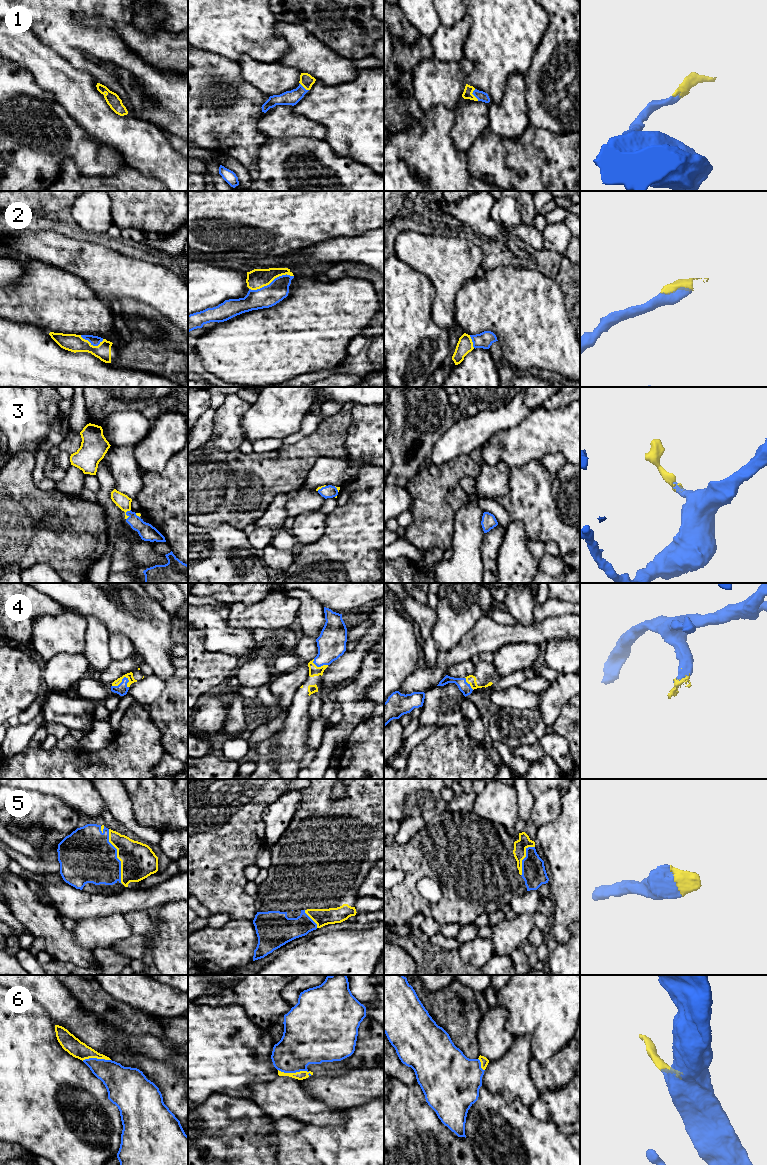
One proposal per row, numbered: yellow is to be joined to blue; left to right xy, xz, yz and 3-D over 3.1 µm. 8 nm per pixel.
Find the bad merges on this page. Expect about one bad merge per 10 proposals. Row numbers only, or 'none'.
none

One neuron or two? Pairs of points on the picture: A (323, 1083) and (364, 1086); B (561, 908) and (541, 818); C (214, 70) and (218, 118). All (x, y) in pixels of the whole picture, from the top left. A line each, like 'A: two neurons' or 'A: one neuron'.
A: one neuron
B: two neurons
C: one neuron

